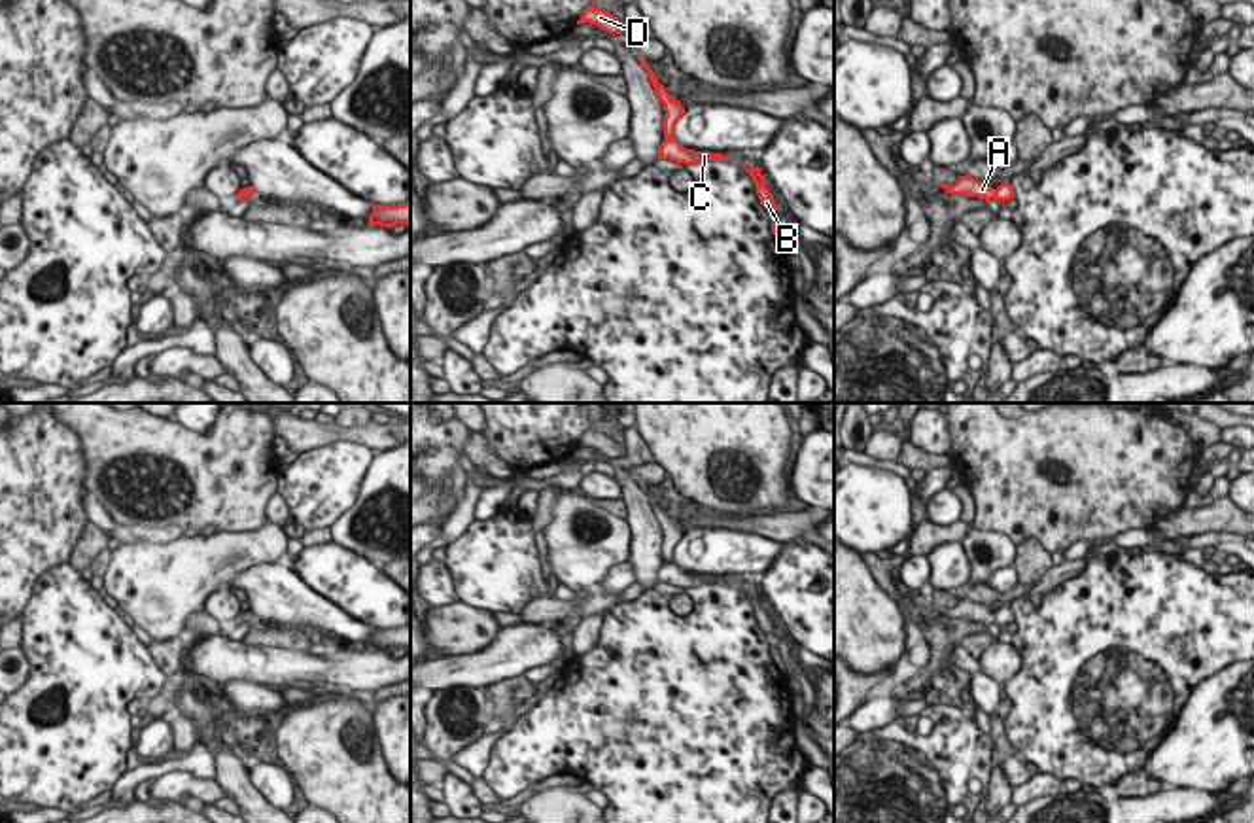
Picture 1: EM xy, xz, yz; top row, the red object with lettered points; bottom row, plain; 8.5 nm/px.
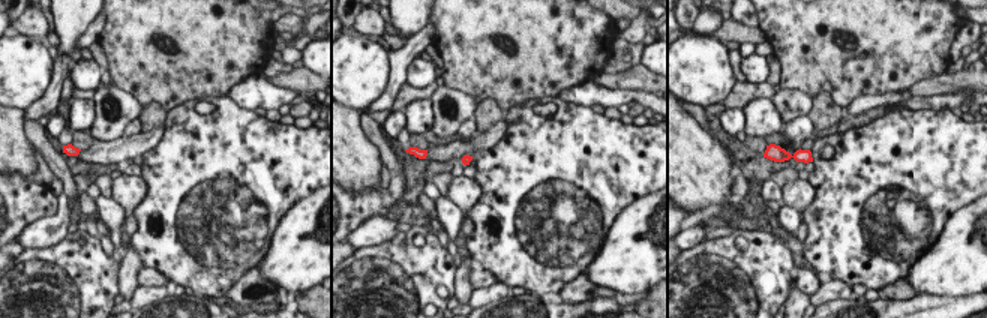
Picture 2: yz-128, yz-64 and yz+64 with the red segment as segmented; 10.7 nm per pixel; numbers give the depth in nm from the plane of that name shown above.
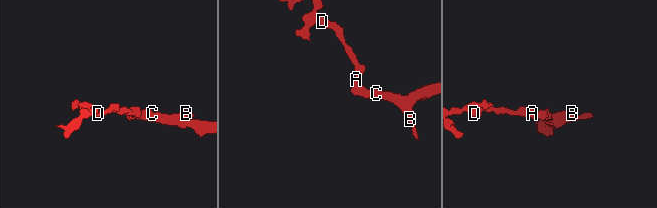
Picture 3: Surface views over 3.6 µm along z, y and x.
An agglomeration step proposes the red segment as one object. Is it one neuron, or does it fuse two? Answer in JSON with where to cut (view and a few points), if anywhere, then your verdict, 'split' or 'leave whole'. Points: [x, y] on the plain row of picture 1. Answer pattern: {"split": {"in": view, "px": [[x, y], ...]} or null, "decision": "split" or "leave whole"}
{"split": {"in": "yz", "px": [[993, 613], [997, 621]]}, "decision": "split"}

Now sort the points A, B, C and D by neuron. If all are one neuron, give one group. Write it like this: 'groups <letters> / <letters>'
groups A D / B C

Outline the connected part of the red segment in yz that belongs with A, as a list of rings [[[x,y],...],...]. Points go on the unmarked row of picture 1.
[[[959,600],[959,604],[953,609],[938,607],[946,613],[949,619],[967,619],[967,621],[978,621],[985,622],[987,626],[991,622],[997,622],[995,613],[987,605],[974,604],[970,600]]]

